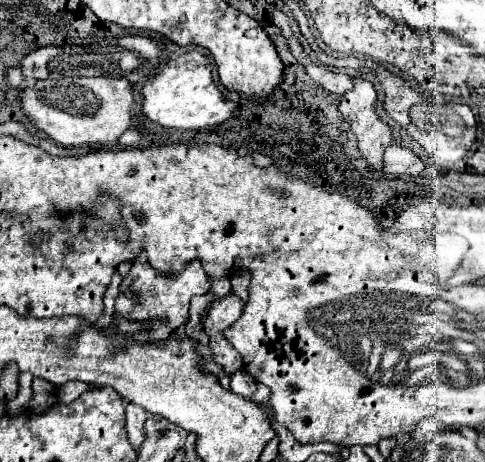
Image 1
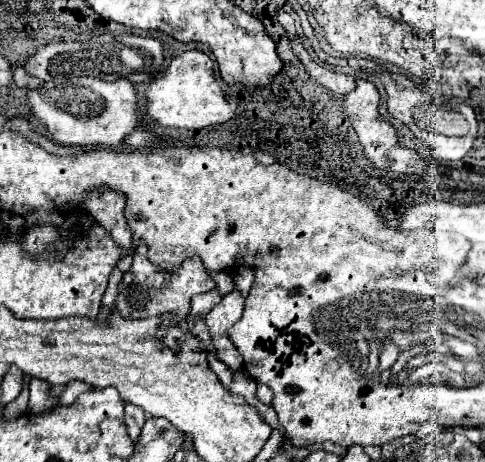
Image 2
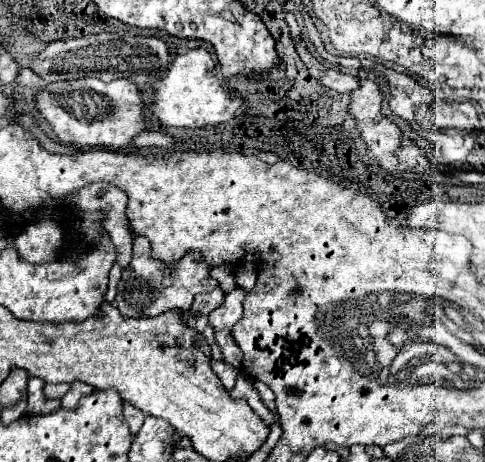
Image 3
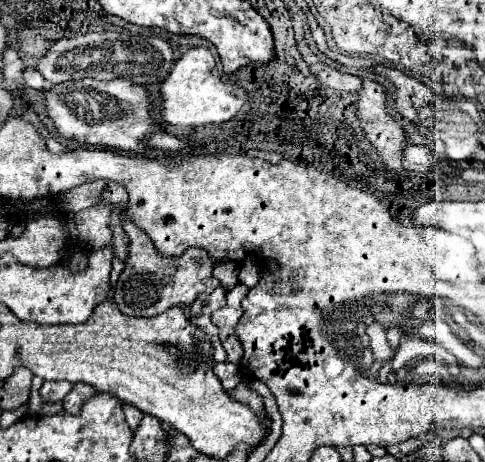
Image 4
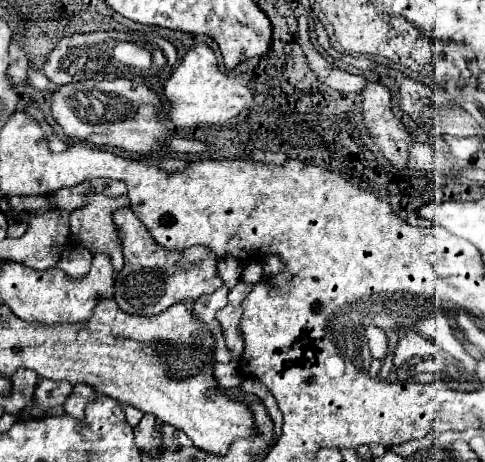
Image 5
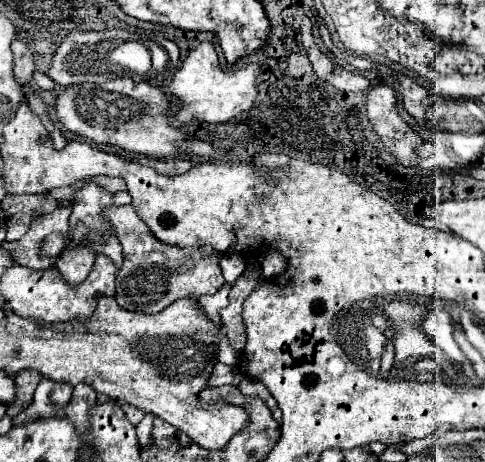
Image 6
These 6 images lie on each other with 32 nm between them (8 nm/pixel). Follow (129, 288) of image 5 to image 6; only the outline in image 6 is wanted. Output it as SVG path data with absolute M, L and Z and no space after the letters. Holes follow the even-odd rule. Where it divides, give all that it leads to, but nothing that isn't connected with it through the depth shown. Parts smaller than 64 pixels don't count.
M112 206L104 210L104 216L112 222L114 232L124 248L124 264L116 276L116 296L114 296L124 310L156 314L176 300L214 294L224 284L218 266L220 254L216 254L214 248L208 246L176 248L160 244L132 206Z

